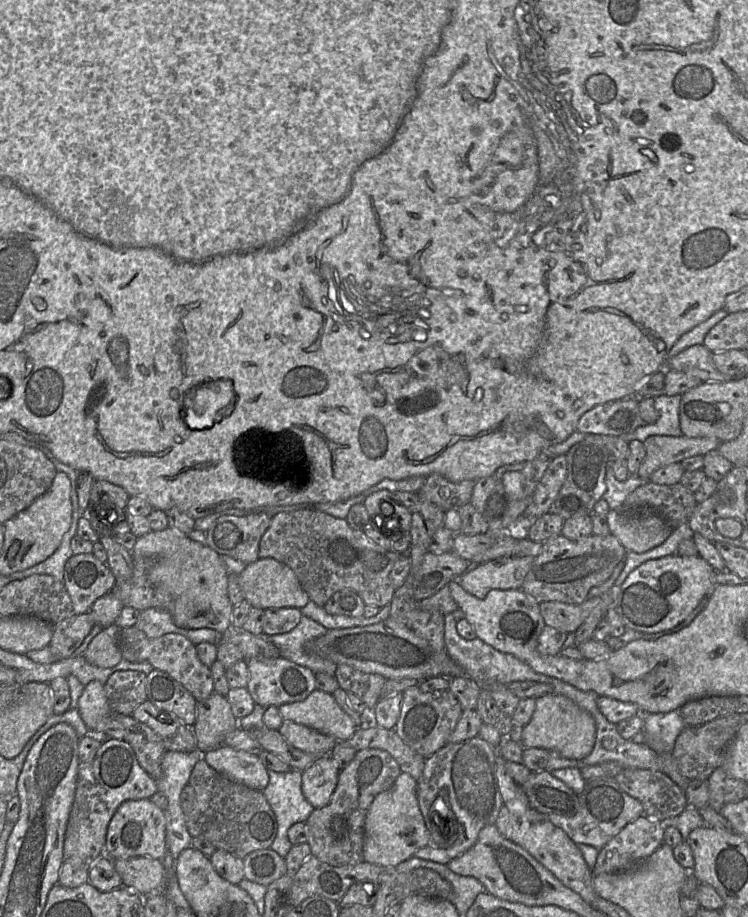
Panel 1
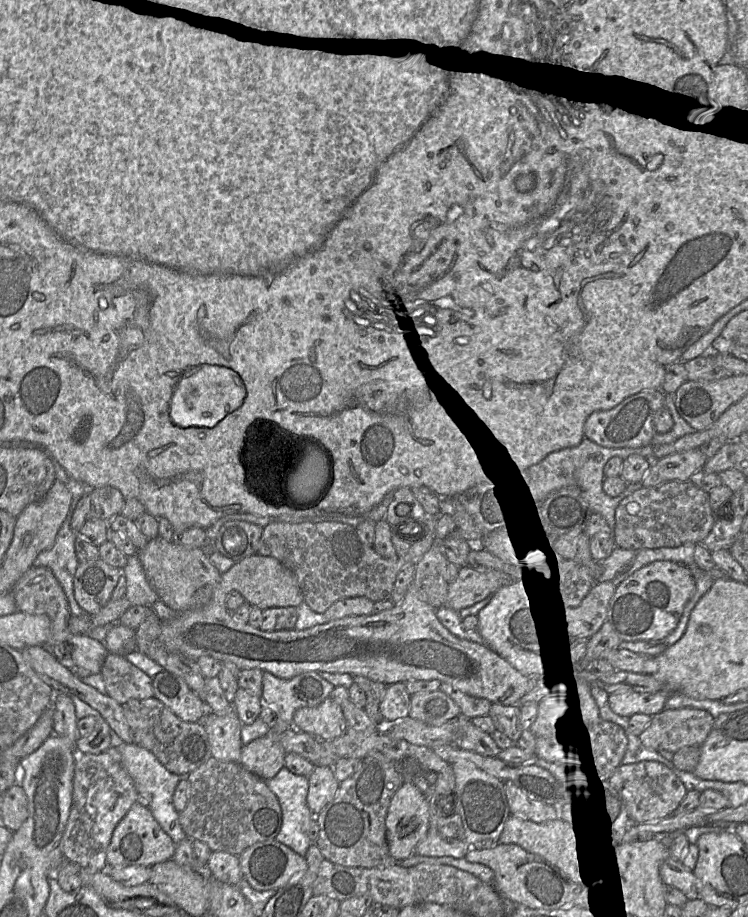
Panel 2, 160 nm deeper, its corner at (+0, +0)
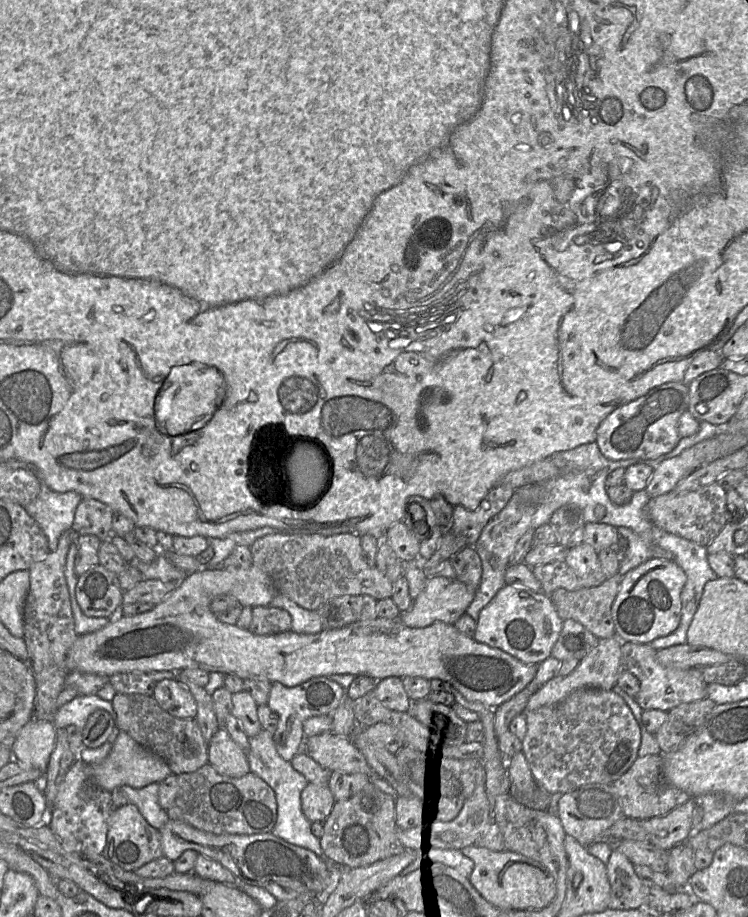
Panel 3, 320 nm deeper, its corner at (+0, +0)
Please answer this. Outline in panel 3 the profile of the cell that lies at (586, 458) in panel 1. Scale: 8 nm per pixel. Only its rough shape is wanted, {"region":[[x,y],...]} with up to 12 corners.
{"region":[[574,505],[555,510],[549,520],[559,545],[583,542],[585,521]]}

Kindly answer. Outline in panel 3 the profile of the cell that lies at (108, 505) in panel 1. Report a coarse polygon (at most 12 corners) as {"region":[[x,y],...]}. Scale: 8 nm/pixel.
{"region":[[95,499],[78,504],[72,531],[109,540],[112,508]]}

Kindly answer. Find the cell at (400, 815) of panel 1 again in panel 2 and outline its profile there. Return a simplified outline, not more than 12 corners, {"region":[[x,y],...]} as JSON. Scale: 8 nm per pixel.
{"region":[[403,783],[385,819],[395,862],[415,854],[429,829],[429,808]]}

